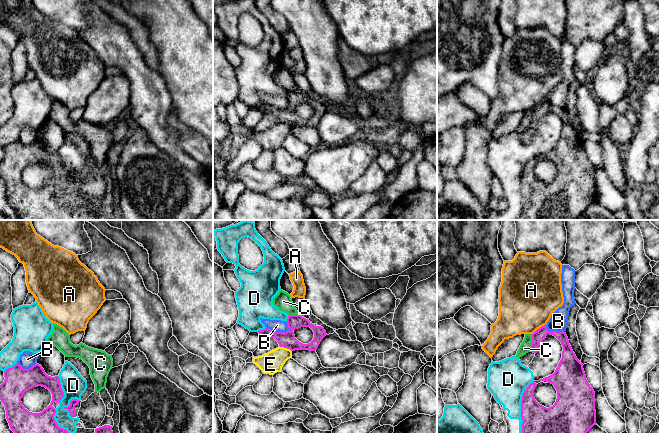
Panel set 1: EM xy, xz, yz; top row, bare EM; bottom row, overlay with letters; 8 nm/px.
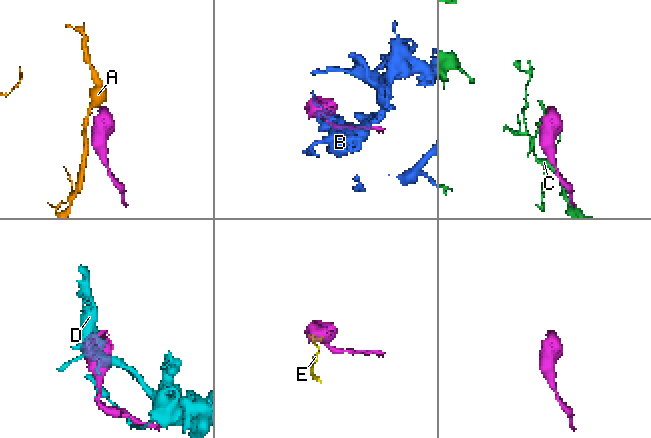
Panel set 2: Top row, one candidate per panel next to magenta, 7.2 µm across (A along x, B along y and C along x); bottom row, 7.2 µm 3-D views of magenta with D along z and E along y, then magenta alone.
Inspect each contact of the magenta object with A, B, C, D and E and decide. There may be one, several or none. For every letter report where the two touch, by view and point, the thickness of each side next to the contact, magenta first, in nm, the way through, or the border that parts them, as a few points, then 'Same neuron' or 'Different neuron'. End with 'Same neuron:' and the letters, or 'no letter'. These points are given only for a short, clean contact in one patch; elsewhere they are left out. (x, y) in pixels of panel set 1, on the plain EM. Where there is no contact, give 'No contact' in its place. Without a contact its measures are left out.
A: Touches magenta at yz (539, 104). Thickness 100 nm (magenta) against 460 nm. Boundary: yz (545, 100), (532, 110). Different neuron
B: Touches magenta at xz (278, 108). Thickness 130 nm (magenta) against 100 nm. Different neuron
C: Touches magenta at yz (531, 118). Thickness 100 nm (magenta) against 90 nm. Different neuron
D: Touches magenta at yz (521, 183). Thickness 360 nm (magenta) against 320 nm. Different neuron
E: Touches magenta at xz (286, 123). Thickness 130 nm (magenta) against 170 nm. Boundary: xz (280, 122), (286, 123), (291, 127). Different neuron
Same neuron: no letter

